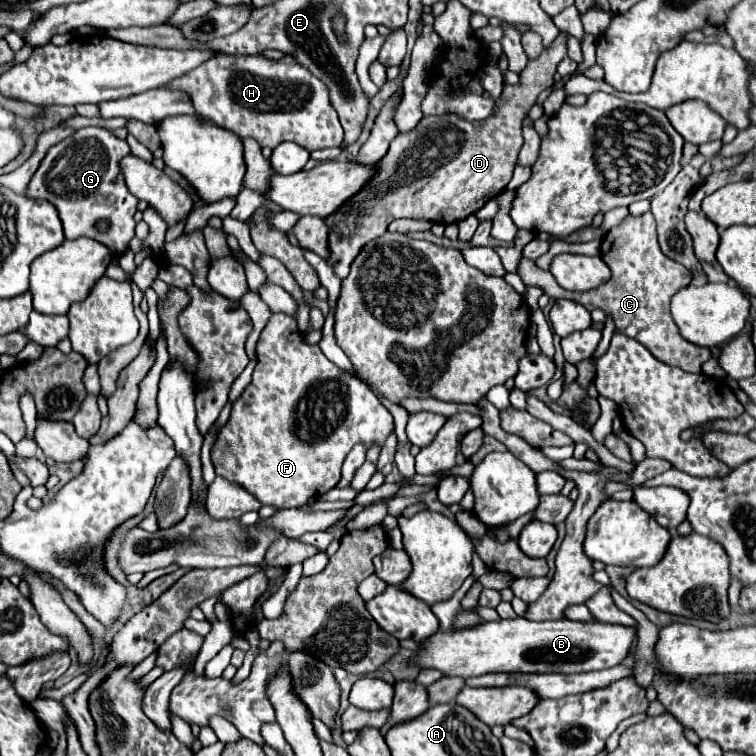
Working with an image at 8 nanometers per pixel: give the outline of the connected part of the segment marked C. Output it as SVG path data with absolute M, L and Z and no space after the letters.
M648 211L640 217L626 217L620 225L612 227L602 237L600 257L610 265L612 277L604 285L584 291L584 293L560 289L552 273L538 269L536 263L528 259L522 259L518 267L518 275L522 277L526 285L542 289L542 293L548 295L550 299L564 297L564 299L572 299L584 305L588 311L602 309L606 315L612 317L616 331L644 343L644 347L662 363L680 367L688 373L700 373L702 363L706 363L712 357L712 351L688 343L678 333L678 327L670 317L670 299L680 287L684 289L692 281L692 273L684 265L668 259L660 251L658 239L656 239L656 221L652 213Z

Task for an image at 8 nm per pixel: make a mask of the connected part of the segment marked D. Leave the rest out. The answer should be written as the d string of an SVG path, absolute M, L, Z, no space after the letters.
M562 31L538 59L528 63L518 87L504 85L500 99L496 99L496 111L488 119L470 123L456 115L424 117L414 131L402 133L390 143L374 181L326 219L332 251L328 265L340 279L348 277L356 253L380 237L392 219L424 219L442 225L458 223L506 189L522 147L520 125L538 95L554 85L556 65L566 57L566 41L568 33Z

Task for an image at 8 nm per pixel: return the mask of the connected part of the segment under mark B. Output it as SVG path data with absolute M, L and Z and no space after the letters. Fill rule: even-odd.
M524 617L516 619L500 619L492 623L482 623L472 629L450 629L444 633L436 633L426 643L422 643L422 649L418 651L418 657L414 663L428 669L440 669L448 677L478 677L484 673L582 673L582 671L600 671L620 665L628 653L632 643L636 641L636 627L626 625L610 625L610 623L584 623L584 621L528 621Z

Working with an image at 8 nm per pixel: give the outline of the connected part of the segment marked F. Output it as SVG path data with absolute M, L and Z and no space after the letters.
M286 313L272 315L258 339L256 355L258 363L252 381L232 405L230 419L212 447L214 471L244 487L262 505L276 509L302 507L310 497L320 497L338 485L342 463L356 443L362 441L370 447L372 441L378 441L384 445L386 437L394 431L394 419L358 377L338 369L318 345L308 345L304 335L288 325Z

